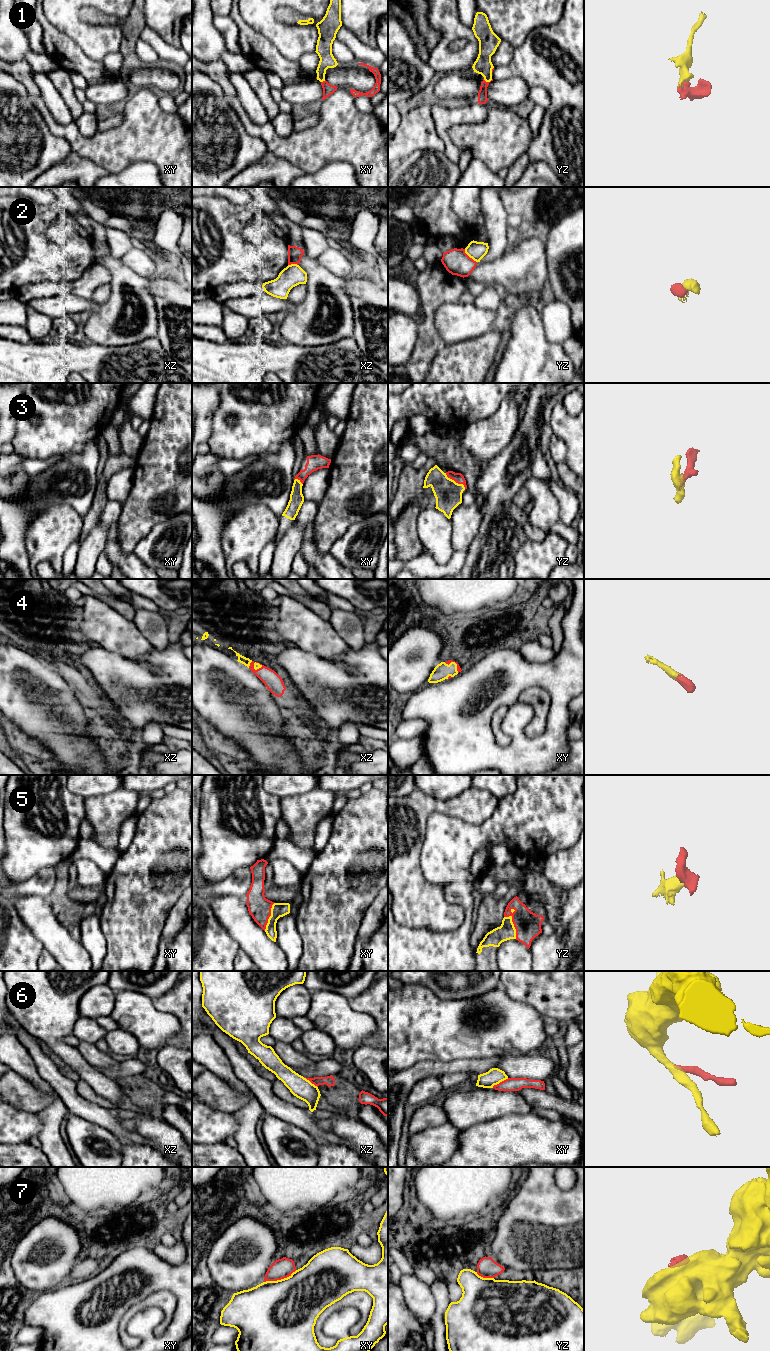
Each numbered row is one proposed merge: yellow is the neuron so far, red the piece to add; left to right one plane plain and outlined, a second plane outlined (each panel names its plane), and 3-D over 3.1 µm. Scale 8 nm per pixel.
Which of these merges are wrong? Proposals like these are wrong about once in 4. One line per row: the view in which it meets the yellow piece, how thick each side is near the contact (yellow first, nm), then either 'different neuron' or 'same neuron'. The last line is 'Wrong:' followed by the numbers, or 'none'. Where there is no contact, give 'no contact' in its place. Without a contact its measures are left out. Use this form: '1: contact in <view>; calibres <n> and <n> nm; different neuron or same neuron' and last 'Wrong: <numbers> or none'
1: contact in yz; calibres 140 and 80 nm; same neuron
2: contact in yz; calibres 140 and 200 nm; different neuron
3: contact in yz; calibres 220 and 80 nm; same neuron
4: contact in xz; calibres 60 and 140 nm; same neuron
5: contact in yz; calibres 140 and 200 nm; same neuron
6: contact in xy; calibres 140 and 110 nm; different neuron
7: contact in xy; calibres 500 and 160 nm; different neuron
Wrong: 2, 6, 7

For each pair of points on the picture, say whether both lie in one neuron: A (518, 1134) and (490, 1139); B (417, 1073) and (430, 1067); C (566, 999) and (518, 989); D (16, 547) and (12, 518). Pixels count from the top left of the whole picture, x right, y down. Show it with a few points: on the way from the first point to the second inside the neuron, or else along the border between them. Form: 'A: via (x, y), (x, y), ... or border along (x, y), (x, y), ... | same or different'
A: via (511, 1139), (497, 1139) | same
B: via (420, 1070), (427, 1068) | same
C: via (554, 994), (538, 989), (530, 989) | same
D: via (12, 540), (12, 525) | same

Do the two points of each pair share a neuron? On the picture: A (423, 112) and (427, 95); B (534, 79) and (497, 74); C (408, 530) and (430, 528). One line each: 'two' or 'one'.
A: two
B: one
C: two

